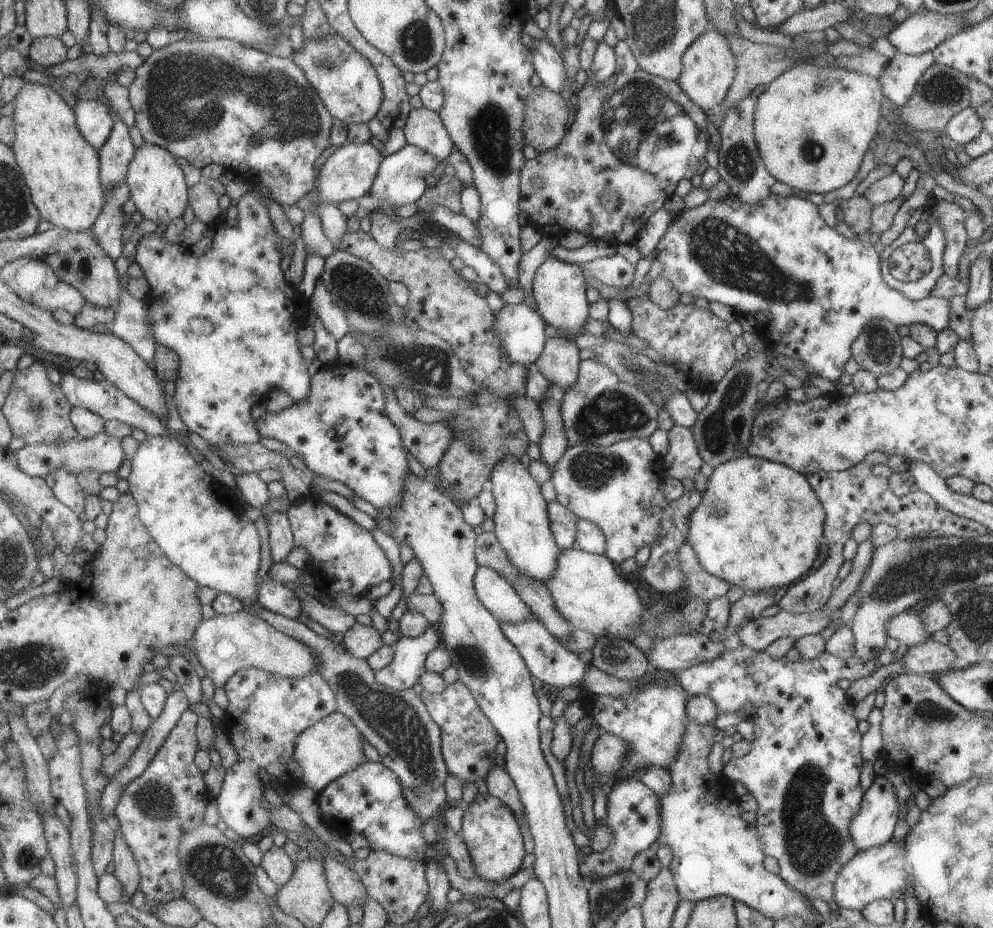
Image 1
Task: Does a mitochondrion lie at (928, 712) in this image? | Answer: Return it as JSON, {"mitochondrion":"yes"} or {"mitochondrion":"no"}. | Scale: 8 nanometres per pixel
{"mitochondrion":"yes"}

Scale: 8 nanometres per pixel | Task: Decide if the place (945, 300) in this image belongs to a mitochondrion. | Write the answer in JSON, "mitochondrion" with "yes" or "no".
{"mitochondrion":"no"}

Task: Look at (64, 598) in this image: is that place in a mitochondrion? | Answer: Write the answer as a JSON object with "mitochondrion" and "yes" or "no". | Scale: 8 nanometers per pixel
{"mitochondrion":"no"}

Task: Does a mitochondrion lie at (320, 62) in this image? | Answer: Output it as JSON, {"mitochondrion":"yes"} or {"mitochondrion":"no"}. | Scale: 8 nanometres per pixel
{"mitochondrion":"yes"}

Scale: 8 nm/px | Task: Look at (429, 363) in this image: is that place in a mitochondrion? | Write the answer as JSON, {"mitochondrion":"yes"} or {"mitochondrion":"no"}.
{"mitochondrion":"yes"}

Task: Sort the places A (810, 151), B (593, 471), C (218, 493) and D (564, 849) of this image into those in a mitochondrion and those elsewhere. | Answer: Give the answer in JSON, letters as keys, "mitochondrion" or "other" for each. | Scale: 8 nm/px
{"A":"mitochondrion","B":"mitochondrion","C":"mitochondrion","D":"other"}

